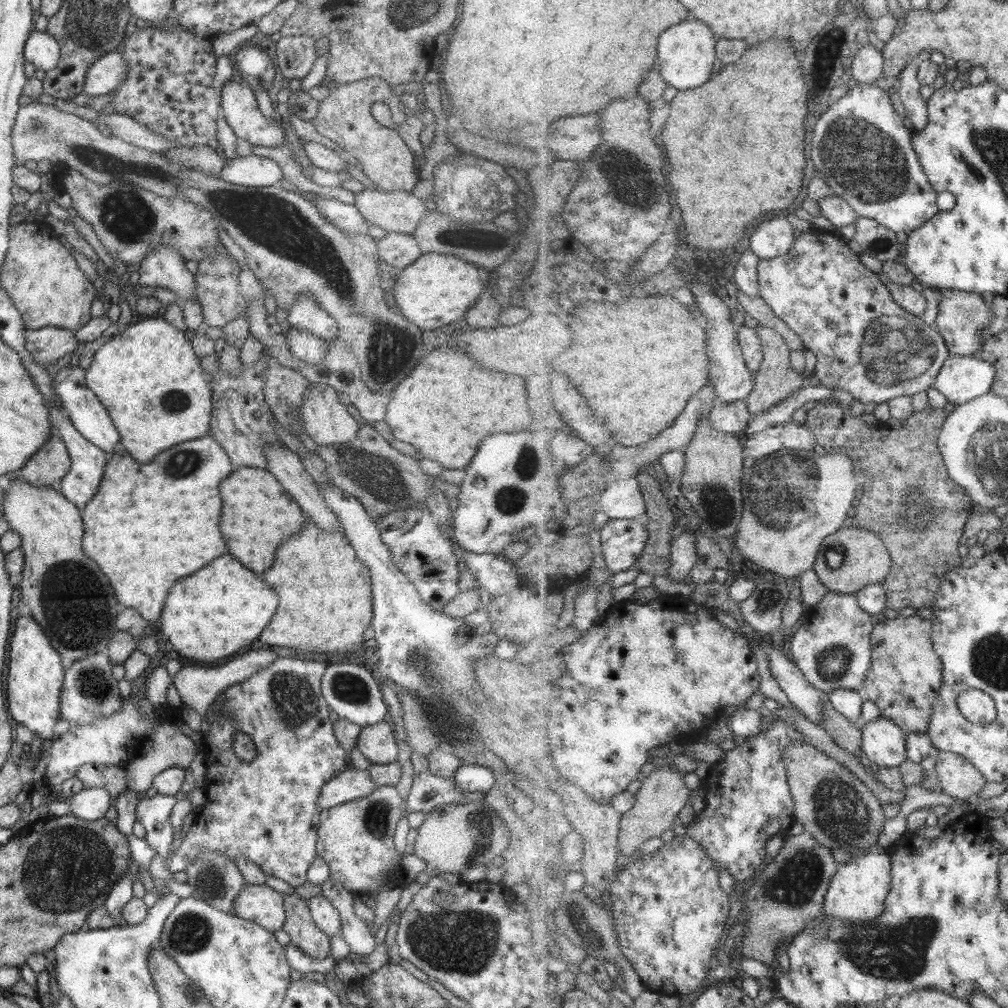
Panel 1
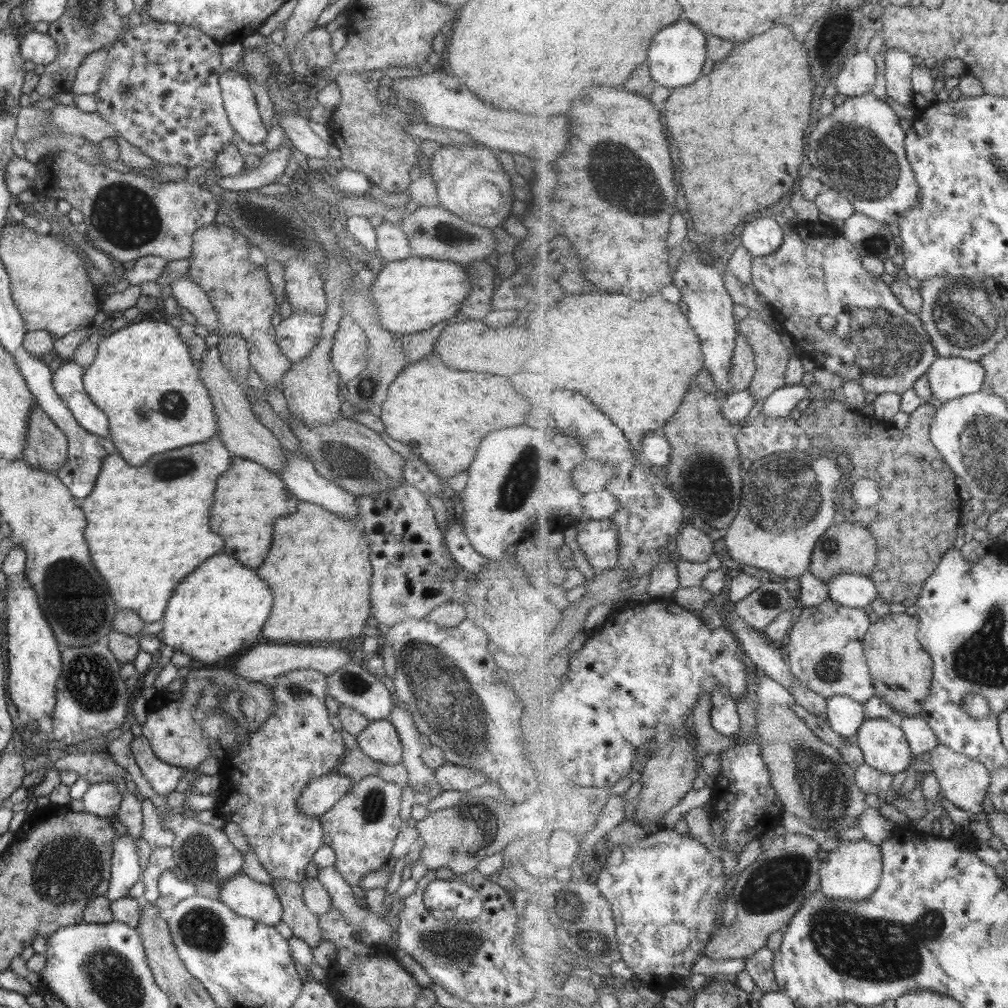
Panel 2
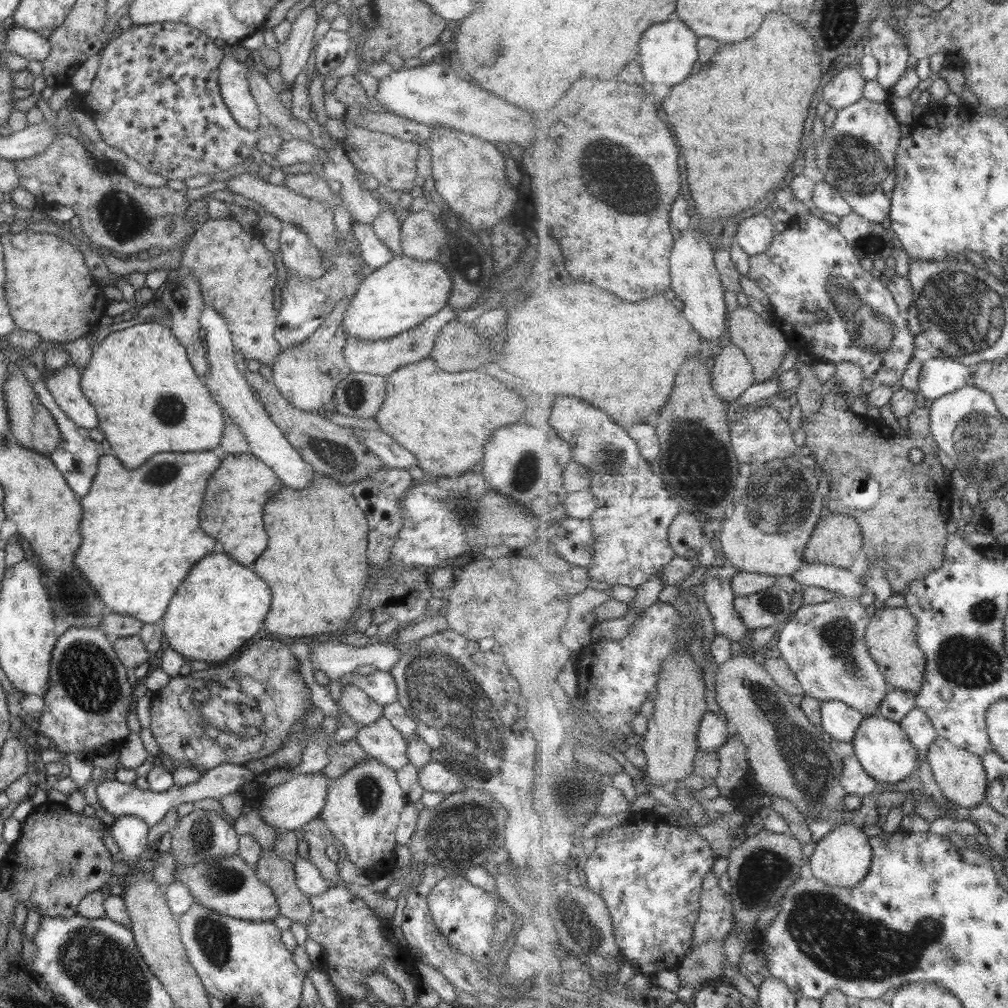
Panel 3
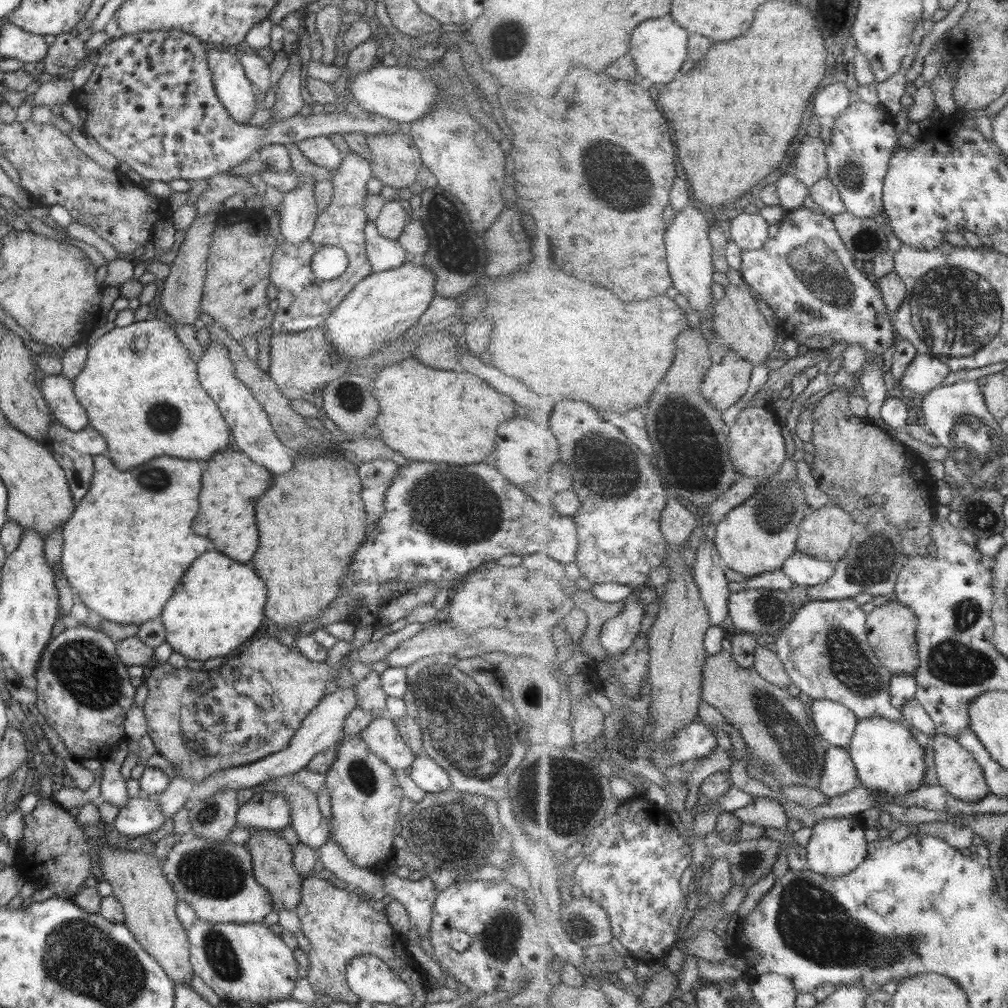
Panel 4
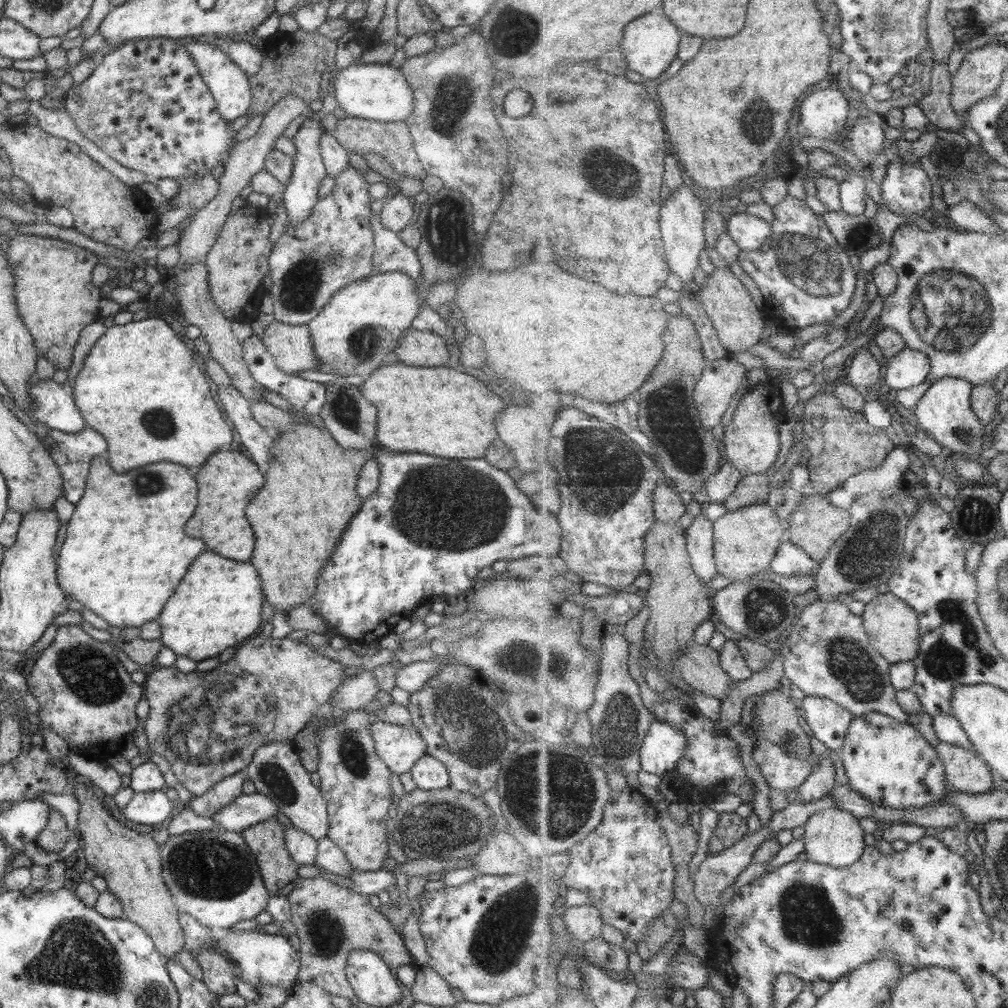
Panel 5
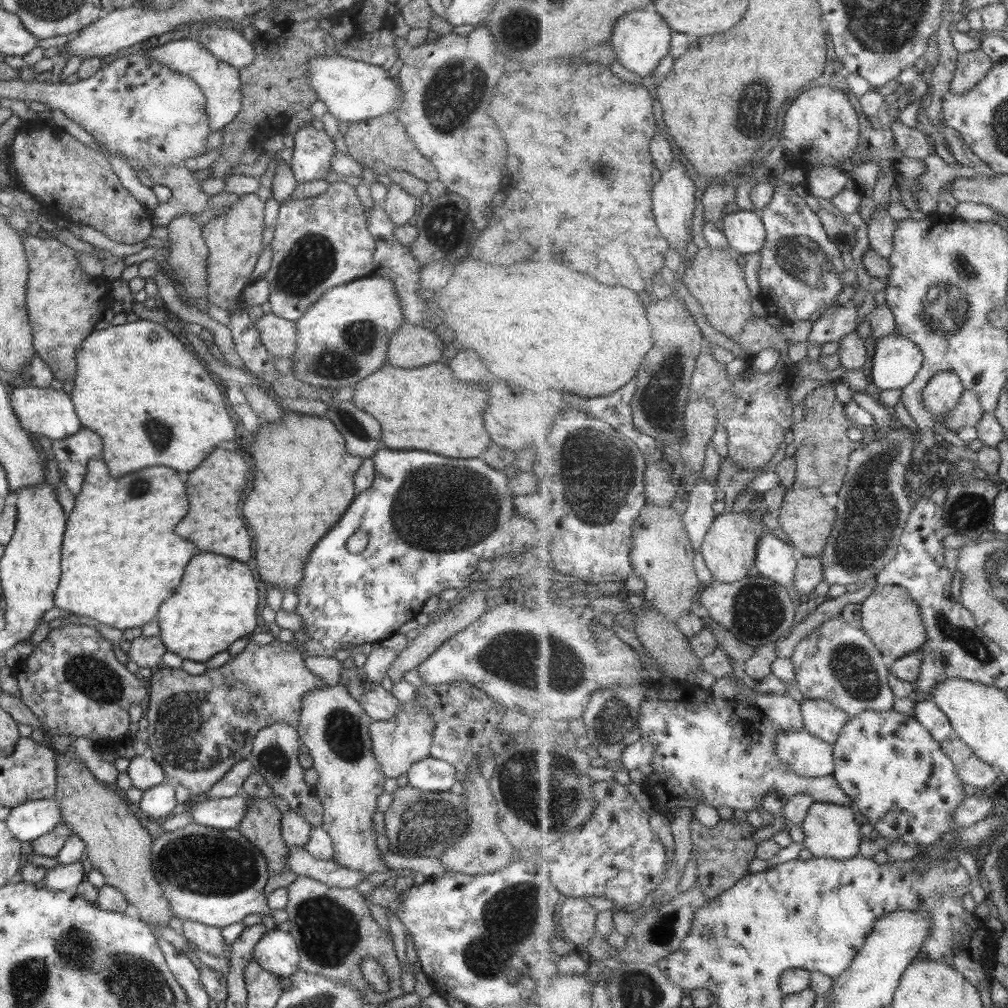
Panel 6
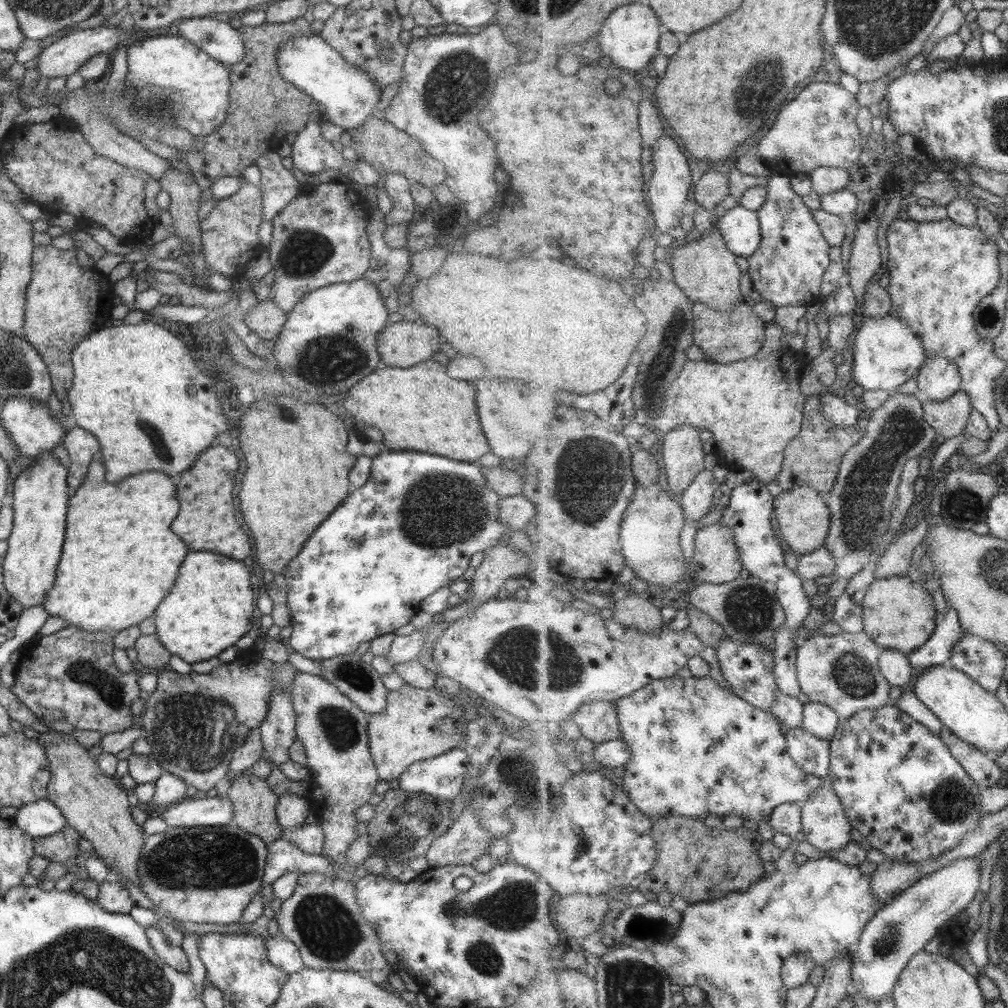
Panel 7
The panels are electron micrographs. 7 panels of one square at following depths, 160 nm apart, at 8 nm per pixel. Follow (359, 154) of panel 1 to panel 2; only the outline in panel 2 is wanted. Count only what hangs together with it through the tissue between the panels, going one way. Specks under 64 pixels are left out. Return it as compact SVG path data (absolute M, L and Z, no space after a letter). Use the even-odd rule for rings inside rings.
M380 70L338 74L333 80L339 87L340 99L329 115L327 128L332 138L331 146L346 169L363 173L372 184L386 192L406 192L411 182L409 170L417 165L418 145L406 134L404 124L416 118L407 118L403 110L376 99L376 88L382 76L384 73Z

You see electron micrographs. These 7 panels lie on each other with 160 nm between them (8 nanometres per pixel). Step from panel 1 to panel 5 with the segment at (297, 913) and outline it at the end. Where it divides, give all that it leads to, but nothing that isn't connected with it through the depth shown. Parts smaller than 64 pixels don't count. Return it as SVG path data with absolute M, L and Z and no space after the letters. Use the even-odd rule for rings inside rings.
M267 818L239 833L259 868L259 876L270 896L287 896L298 878L298 865L293 862L285 847L284 830L276 819Z

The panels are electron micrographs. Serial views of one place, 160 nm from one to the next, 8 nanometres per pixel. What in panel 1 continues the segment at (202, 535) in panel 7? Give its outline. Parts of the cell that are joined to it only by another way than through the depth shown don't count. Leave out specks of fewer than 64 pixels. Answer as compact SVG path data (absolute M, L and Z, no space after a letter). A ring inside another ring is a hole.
M245 467L233 469L219 484L221 522L219 532L229 554L251 572L263 572L273 562L273 552L281 538L299 530L305 520L299 506L291 502L279 481L266 469Z

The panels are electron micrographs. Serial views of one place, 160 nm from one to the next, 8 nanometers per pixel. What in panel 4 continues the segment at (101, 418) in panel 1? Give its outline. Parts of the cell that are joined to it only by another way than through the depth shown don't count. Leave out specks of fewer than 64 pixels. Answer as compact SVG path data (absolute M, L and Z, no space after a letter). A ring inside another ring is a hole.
M47 376L41 380L39 384L39 392L42 394L43 400L47 408L51 412L51 418L56 420L61 426L64 426L71 432L83 430L88 425L84 408L77 402L73 394L72 380L63 376Z

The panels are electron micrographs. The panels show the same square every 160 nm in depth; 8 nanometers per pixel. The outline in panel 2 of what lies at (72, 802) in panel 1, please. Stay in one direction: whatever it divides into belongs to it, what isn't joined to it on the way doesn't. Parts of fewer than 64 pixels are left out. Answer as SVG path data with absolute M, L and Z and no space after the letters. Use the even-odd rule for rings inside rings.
M110 782L90 784L81 796L83 813L110 819L119 809L121 795Z

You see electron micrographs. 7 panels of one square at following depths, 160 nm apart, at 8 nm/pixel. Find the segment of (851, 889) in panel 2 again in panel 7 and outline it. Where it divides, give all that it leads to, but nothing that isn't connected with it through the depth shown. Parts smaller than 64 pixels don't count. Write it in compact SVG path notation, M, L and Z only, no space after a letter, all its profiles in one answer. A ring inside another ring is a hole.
M831 786L813 792L809 800L800 802L803 833L806 840L822 852L841 850L853 842L853 825L840 797Z

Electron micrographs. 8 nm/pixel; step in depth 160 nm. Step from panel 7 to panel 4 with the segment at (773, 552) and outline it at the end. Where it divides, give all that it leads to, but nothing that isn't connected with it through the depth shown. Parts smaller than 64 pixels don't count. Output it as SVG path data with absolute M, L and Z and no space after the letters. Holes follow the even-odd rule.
M797 550L781 570L790 576L799 591L810 586L826 583L833 578L835 568L826 560L819 560L810 554Z

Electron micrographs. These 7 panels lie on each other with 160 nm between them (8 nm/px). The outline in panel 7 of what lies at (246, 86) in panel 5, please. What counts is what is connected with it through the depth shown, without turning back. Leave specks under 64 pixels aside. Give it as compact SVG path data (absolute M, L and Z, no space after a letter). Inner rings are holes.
M149 36L136 40L126 51L126 68L124 83L120 94L128 100L135 117L163 117L173 119L174 126L187 130L195 137L211 134L225 120L228 104L229 72L228 67L207 56L192 42L173 36Z

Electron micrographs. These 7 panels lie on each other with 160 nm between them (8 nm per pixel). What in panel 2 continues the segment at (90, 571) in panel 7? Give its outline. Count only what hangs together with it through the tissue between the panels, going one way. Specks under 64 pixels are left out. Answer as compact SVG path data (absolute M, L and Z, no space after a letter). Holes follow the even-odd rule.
M218 430L203 444L185 446L173 452L161 452L151 456L143 466L131 468L117 452L104 456L94 480L93 490L78 502L87 518L85 542L89 546L89 556L93 568L105 580L115 606L132 610L145 624L163 618L165 604L173 588L203 560L213 556L223 548L223 540L209 532L207 508L213 500L215 480L227 470L231 455L221 445Z

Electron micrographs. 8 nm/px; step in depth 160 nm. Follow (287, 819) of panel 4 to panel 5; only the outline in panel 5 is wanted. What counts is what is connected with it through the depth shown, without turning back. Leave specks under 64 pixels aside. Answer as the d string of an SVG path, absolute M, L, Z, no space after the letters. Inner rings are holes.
M241 794L229 806L211 815L211 820L220 831L240 833L257 822L263 822L267 818L275 819L277 812L275 805L263 794Z

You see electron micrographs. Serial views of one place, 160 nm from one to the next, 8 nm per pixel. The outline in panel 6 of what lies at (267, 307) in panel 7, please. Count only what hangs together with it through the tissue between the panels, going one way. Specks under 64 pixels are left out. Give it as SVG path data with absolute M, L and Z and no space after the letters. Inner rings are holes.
M265 314L254 323L262 347L271 357L291 358L295 352L295 326L275 314Z

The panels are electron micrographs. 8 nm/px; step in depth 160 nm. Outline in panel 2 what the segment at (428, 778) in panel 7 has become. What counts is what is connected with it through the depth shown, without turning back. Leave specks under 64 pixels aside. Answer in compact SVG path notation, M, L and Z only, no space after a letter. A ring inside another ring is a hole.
M447 762L441 763L432 773L441 791L475 791L487 780L479 771Z

